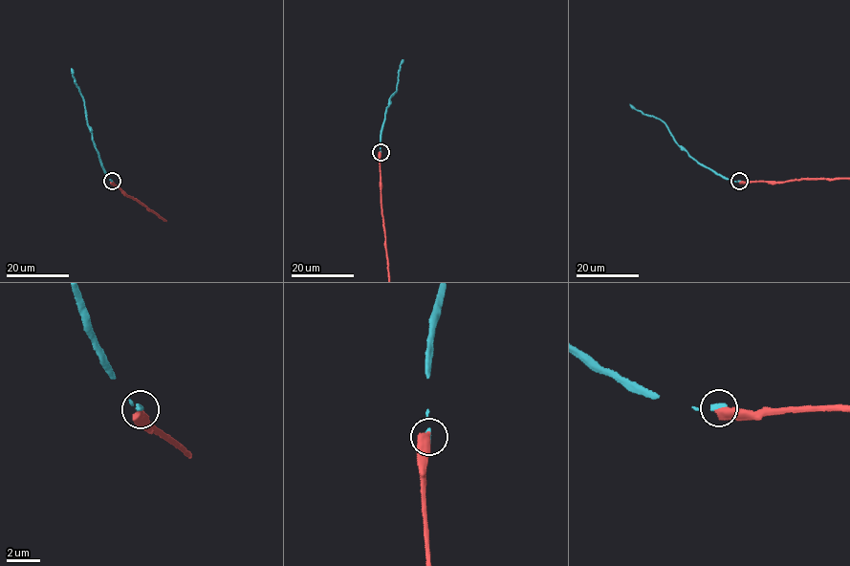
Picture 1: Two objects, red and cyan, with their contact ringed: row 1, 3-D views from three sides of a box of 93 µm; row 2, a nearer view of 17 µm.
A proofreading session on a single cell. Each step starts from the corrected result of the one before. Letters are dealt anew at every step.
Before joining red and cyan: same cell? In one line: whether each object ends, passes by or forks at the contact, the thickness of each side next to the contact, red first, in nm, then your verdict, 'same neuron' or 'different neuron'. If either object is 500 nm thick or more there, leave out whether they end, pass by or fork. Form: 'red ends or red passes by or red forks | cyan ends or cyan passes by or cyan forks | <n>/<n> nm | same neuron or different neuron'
550/280 nm | same neuron

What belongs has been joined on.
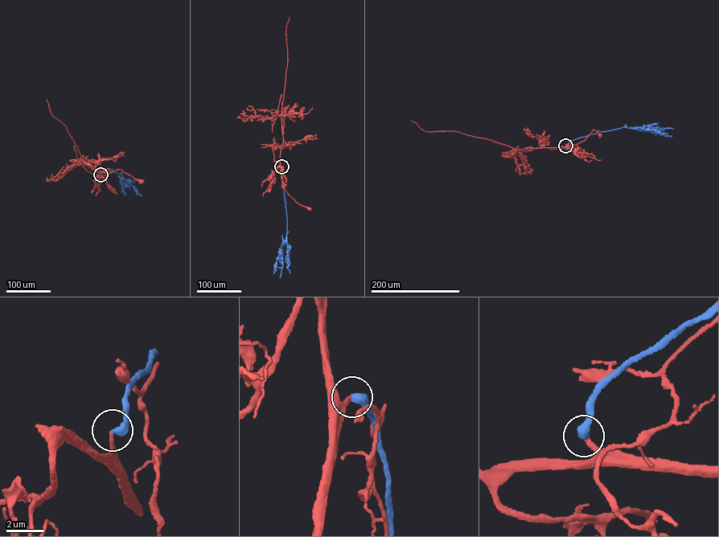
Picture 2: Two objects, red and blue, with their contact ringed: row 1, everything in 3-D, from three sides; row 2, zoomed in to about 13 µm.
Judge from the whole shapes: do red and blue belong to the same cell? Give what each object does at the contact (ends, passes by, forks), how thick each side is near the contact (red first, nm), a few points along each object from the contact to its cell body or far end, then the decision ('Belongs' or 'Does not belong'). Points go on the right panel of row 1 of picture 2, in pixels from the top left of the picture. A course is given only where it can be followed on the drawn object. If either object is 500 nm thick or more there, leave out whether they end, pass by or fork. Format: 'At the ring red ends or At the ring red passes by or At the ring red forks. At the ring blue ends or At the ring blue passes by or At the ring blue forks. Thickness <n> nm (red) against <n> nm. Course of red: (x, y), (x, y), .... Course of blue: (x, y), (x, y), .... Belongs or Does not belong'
At the ring red ends. At the ring blue ends. Thickness 200 nm (red) against 460 nm. Course of red: (565, 145), (571, 146), (584, 141), (593, 129), (599, 136). Course of blue: (565, 145), (580, 137), (624, 126), (662, 134), (663, 129), (673, 129). Belongs

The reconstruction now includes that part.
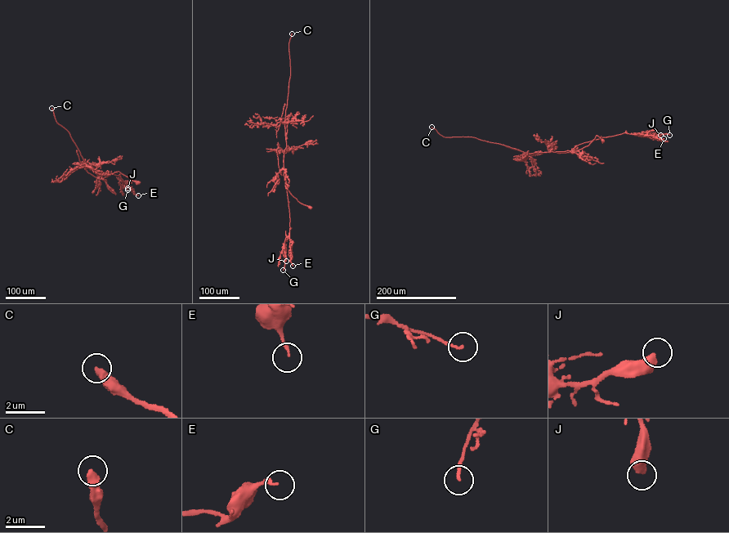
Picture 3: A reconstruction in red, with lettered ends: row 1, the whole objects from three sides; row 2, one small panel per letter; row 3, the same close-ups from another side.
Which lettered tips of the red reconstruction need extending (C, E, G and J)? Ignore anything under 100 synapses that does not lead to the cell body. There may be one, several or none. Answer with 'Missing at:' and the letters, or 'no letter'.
Missing at: C

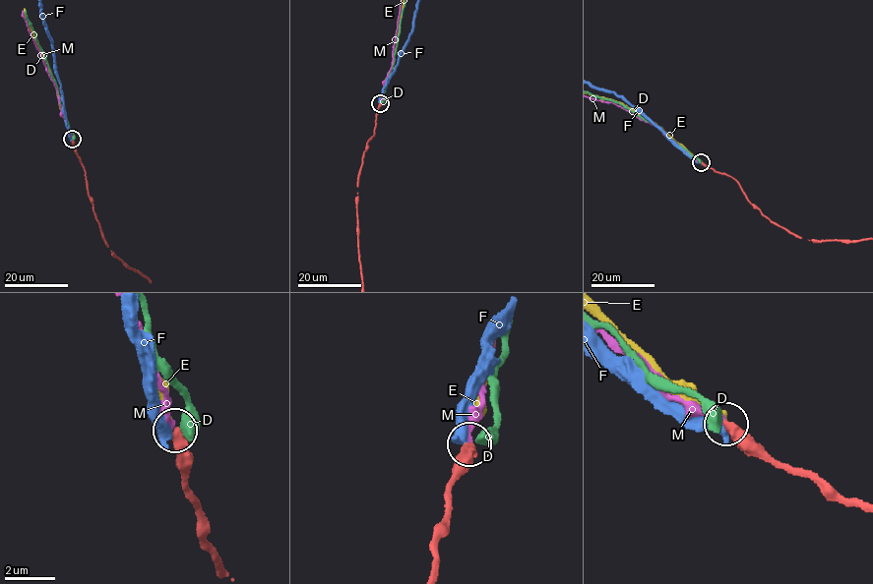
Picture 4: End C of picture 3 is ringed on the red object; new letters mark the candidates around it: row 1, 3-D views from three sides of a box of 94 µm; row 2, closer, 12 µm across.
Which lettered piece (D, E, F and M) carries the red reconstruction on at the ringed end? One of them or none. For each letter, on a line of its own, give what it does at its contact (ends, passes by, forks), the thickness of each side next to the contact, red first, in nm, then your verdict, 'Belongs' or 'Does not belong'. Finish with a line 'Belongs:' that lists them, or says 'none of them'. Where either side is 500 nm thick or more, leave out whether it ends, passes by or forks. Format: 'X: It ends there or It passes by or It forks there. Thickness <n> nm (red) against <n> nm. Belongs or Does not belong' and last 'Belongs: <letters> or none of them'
D: Thickness 420 nm (red) against 550 nm. Does not belong
E: It ends there. Thickness 400 nm (red) against 240 nm. Does not belong
F: Thickness 440 nm (red) against 500 nm. Does not belong
M: It ends there. Thickness 400 nm (red) against 200 nm. Does not belong
Belongs: none of them

